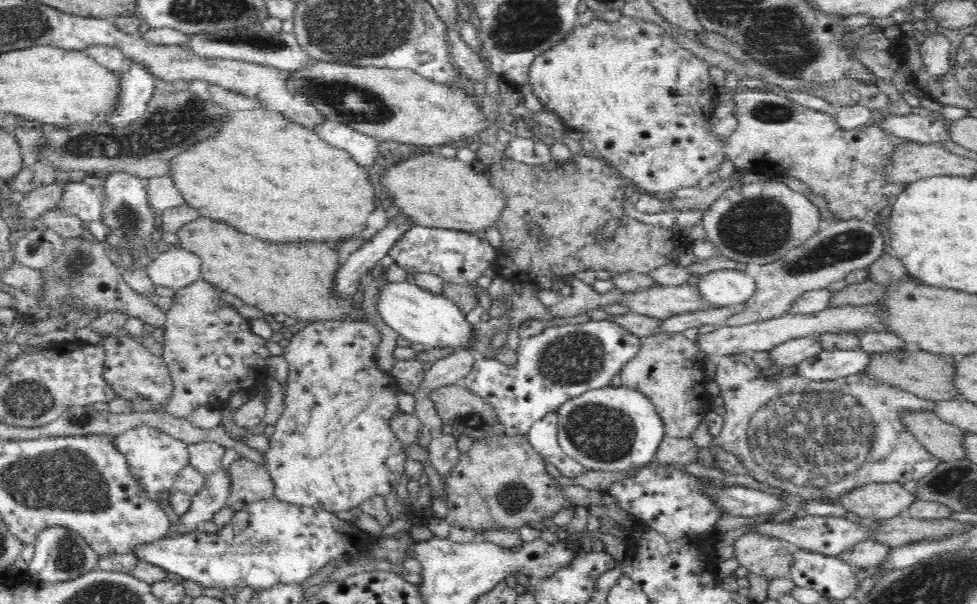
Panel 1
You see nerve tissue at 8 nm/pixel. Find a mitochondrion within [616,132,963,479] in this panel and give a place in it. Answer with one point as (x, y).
(756, 227)

